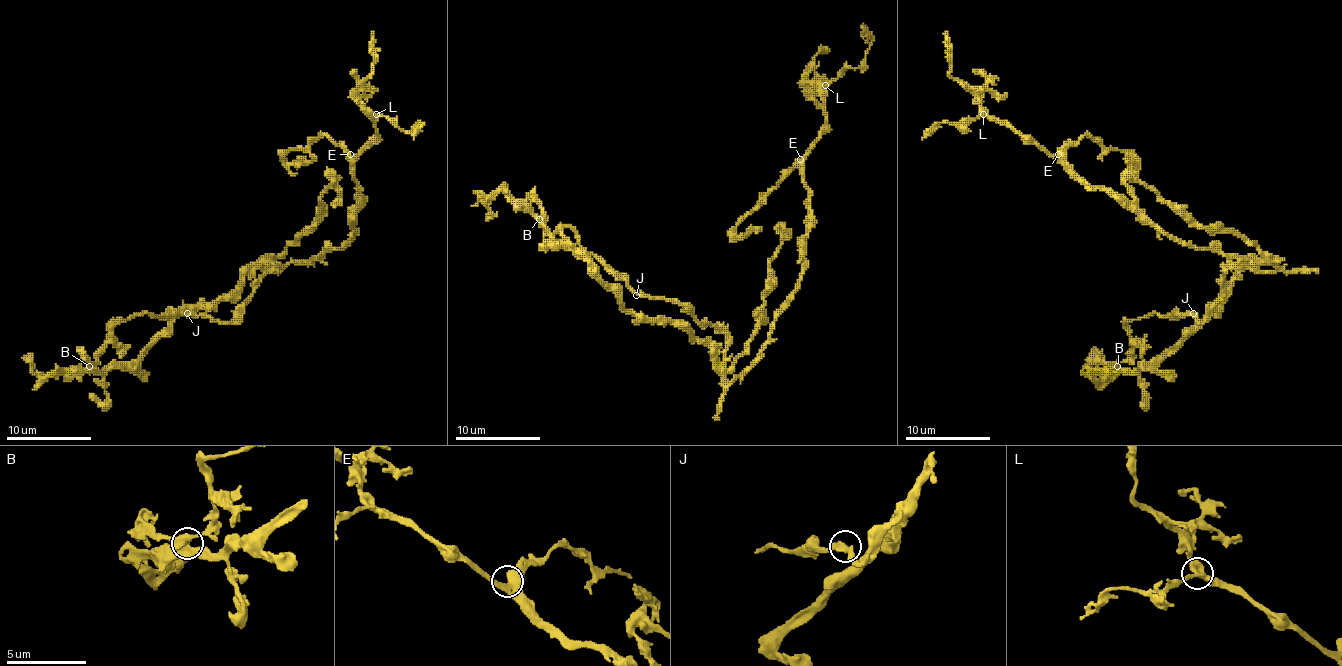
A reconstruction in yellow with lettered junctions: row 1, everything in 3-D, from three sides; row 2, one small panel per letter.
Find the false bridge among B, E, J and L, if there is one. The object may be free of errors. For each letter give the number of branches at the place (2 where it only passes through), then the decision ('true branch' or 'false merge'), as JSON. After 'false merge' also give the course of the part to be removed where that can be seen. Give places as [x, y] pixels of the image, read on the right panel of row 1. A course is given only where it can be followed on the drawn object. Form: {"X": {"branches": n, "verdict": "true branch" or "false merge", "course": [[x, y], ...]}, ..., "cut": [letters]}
{"B": {"branches": 3, "verdict": "false merge", "course": [[1117, 366], [1127, 322], [1202, 322], [1229, 269], [1280, 267], [1191, 247], [1079, 182], [949, 74], [945, 31]]}, "E": {"branches": 3, "verdict": "true branch"}, "J": {"branches": 2, "verdict": "true branch"}, "L": {"branches": 3, "verdict": "true branch"}, "cut": ["B"]}

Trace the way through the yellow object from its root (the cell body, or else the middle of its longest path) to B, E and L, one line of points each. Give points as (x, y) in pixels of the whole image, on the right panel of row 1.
B: (1189, 315), (1149, 313), (1130, 319), (1125, 326), (1132, 353), (1117, 362), (1117, 366)
E: (1189, 315), (1206, 317), (1229, 269), (1280, 267), (1191, 247), (1159, 233), (1110, 192), (1091, 188), (1058, 154)
L: (1189, 315), (1206, 317), (1229, 269), (1280, 267), (1159, 233), (983, 114)

